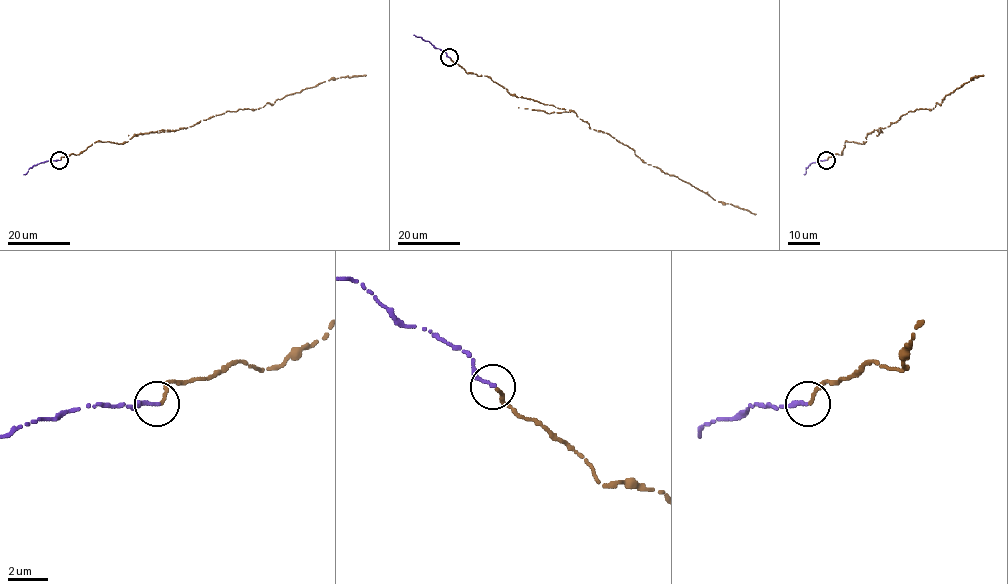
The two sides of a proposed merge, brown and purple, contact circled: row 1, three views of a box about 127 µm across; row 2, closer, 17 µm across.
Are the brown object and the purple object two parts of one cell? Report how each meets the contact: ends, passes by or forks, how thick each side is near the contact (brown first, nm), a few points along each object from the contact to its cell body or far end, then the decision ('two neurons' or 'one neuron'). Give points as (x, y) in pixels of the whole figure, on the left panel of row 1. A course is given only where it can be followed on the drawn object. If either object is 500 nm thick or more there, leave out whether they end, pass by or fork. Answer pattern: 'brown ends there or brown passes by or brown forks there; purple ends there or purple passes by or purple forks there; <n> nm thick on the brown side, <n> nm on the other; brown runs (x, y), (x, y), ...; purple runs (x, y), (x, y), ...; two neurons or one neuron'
brown ends there; purple ends there; 160 nm thick on the brown side, 200 nm on the other; brown runs (60, 160), (97, 141), (124, 143), (136, 134), (186, 128), (226, 111), (273, 104), (323, 81), (366, 75); purple runs (59, 160), (39, 163), (23, 174); one neuron

